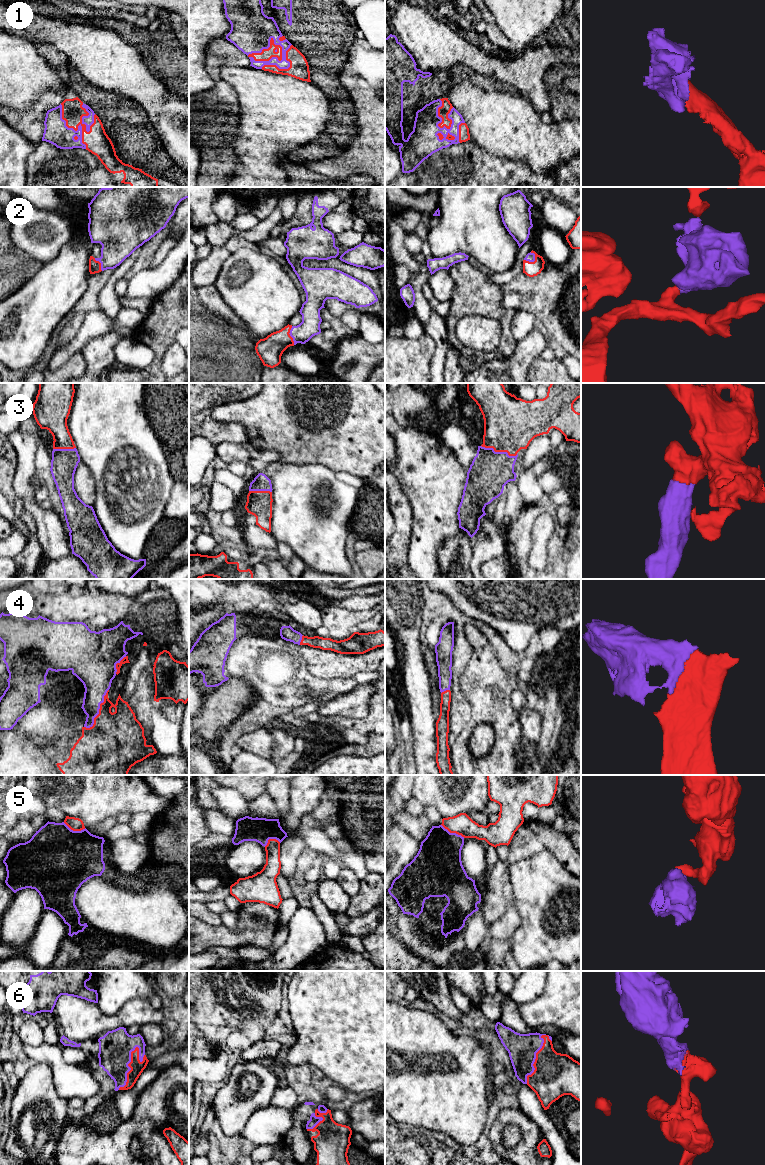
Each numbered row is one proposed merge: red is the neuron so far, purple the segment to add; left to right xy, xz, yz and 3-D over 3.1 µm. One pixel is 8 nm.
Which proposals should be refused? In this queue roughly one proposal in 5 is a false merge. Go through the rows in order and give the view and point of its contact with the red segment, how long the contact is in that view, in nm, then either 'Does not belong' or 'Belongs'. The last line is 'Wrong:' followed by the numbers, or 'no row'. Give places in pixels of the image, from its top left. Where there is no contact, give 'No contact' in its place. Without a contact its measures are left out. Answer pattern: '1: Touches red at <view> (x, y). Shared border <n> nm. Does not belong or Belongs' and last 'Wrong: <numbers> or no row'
1: Touches red at xy (75, 130). Shared border 420 nm. Belongs
2: Touches red at yz (532, 262). Shared border 110 nm. Belongs
3: Touches red at yz (499, 451). Shared border 300 nm. Belongs
4: Touches red at xy (99, 711). Shared border 360 nm. Belongs
5: Touches red at yz (453, 832). Shared border 220 nm. Does not belong
6: Touches red at xy (131, 1069). Shared border 380 nm. Belongs
Wrong: 5

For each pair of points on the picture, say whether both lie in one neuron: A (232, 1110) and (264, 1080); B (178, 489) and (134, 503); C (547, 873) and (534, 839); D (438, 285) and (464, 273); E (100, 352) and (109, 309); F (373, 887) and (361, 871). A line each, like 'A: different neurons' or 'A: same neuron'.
A: same neuron
B: different neurons
C: different neurons
D: different neurons
E: different neurons
F: different neurons

